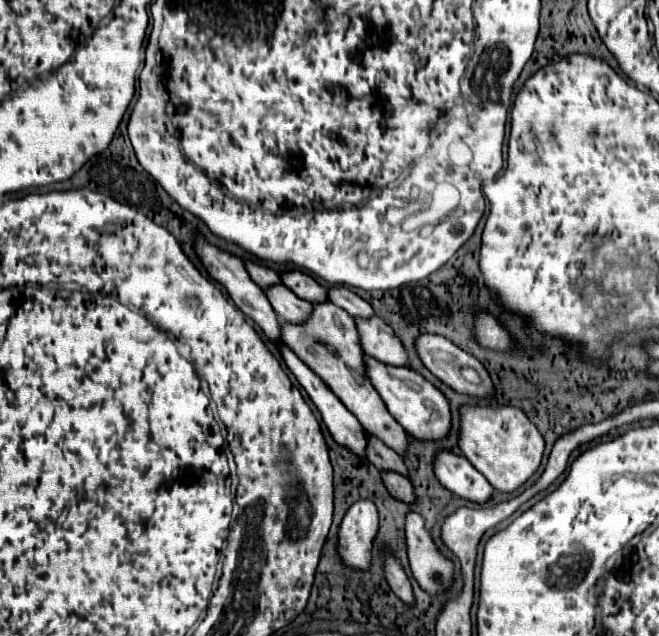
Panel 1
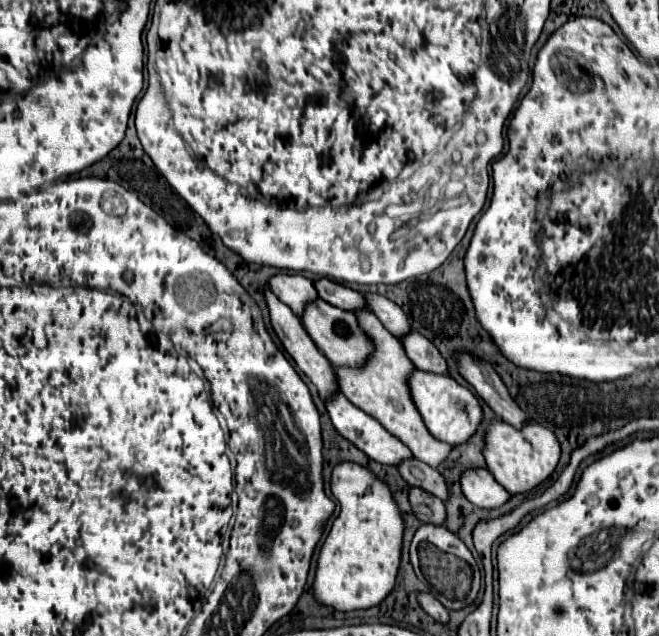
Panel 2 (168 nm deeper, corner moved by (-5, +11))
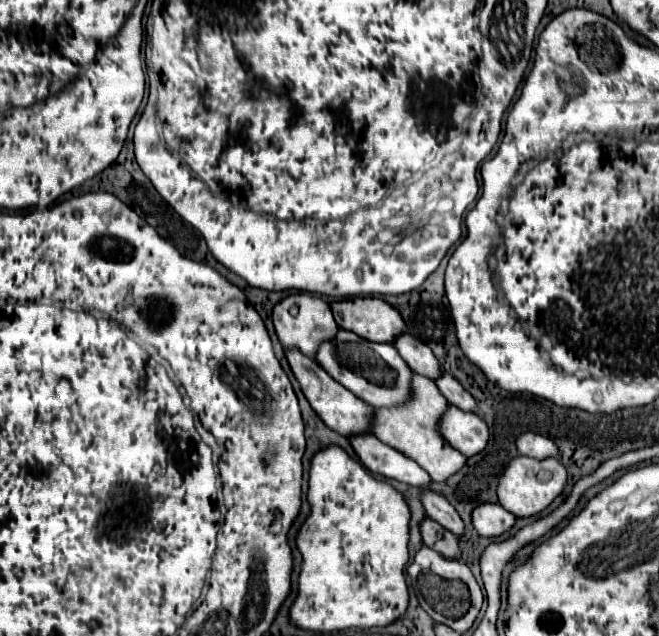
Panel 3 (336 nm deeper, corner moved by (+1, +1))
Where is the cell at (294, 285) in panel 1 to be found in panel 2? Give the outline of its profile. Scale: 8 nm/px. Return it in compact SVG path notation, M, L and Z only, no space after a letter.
M317 279L315 283L315 289L319 293L319 297L339 309L345 309L345 311L355 311L355 309L363 309L365 307L365 301L363 301L363 295L341 285L341 283L335 283L331 279Z

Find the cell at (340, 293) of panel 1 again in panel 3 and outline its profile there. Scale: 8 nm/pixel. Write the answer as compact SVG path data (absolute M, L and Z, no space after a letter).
M409 333L395 339L395 349L409 363L409 367L419 375L425 375L427 379L433 379L433 381L443 375L443 367L433 355L433 351L419 339L411 337Z

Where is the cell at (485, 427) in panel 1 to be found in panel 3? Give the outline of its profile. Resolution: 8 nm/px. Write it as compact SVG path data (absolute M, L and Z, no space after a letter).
M517 457L505 469L503 479L499 481L497 495L499 503L515 517L533 517L543 509L547 509L563 493L565 485L567 485L567 471L559 461L555 459L537 461L529 457Z

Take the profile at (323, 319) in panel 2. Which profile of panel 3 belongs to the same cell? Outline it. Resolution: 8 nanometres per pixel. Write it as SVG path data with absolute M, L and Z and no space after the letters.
M341 329L333 343L321 343L317 363L353 395L373 407L397 407L409 401L409 383L413 379L411 367L397 355L393 345L371 343L359 335Z

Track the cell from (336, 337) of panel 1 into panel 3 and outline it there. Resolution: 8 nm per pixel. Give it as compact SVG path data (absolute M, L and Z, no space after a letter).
M415 373L413 375L413 399L403 407L377 409L375 419L373 419L373 433L377 439L387 443L389 447L417 461L431 475L435 483L443 483L467 463L467 457L461 455L461 451L457 451L455 447L451 447L439 431L439 425L441 425L441 419L447 407L449 407L449 401L441 395L437 385L431 379Z

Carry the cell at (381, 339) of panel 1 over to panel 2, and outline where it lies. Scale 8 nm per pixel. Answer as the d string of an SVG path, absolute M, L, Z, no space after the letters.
M411 331L403 337L399 337L399 341L403 343L407 357L411 359L411 363L417 369L425 369L425 371L431 371L431 373L447 373L445 359L441 357L437 347L429 339Z

